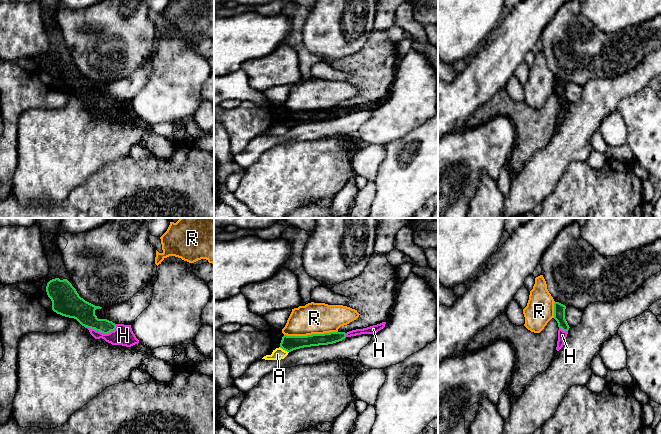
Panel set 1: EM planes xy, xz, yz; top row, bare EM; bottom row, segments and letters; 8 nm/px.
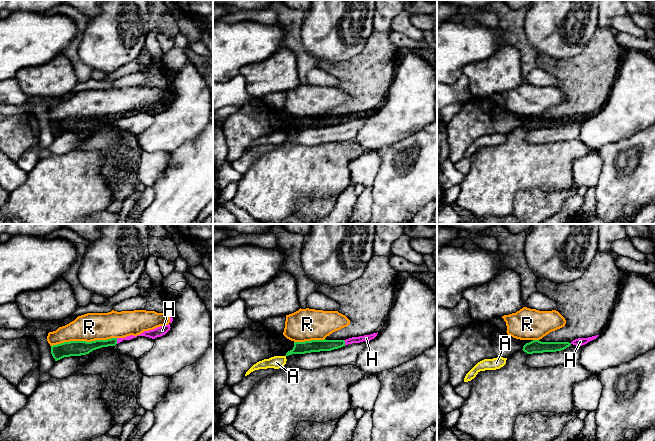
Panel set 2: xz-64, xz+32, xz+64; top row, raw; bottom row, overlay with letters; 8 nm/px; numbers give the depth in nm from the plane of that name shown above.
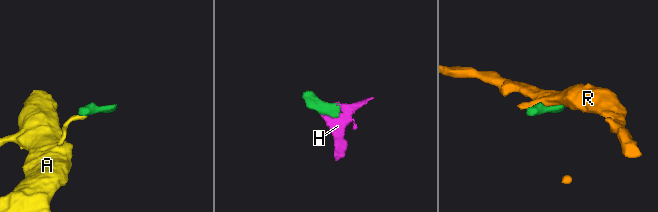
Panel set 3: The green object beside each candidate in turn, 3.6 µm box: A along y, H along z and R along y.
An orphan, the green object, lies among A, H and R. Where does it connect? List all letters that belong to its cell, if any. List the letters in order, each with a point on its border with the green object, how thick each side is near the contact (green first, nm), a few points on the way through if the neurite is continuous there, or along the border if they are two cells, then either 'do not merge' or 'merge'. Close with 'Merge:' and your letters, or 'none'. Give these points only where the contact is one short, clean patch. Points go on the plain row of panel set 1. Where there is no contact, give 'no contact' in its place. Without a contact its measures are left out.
A: meets green in xz at (284, 125); 130 nm thick on the green side, 90 nm on the other; border along xz (279, 123), (288, 128); do not merge
H: meets green in xy at (102, 108); 180 nm thick on the green side, 160 nm on the other; runs through xy (84, 88), (102, 108), (123, 111); merge
R: meets green in xz at (310, 111); 130 nm thick on the green side, 260 nm on the other; do not merge
Merge: H

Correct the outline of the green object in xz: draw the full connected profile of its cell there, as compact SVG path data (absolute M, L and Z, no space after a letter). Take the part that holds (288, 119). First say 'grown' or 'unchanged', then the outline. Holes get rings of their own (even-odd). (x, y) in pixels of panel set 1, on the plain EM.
grown; M382 98L377 101L373 101L363 105L356 105L345 108L330 108L324 110L312 110L307 112L287 112L282 113L280 124L287 128L291 128L296 125L319 122L319 121L328 121L333 120L339 117L342 117L346 113L361 111L361 110L374 110L380 107L385 103L386 98Z

